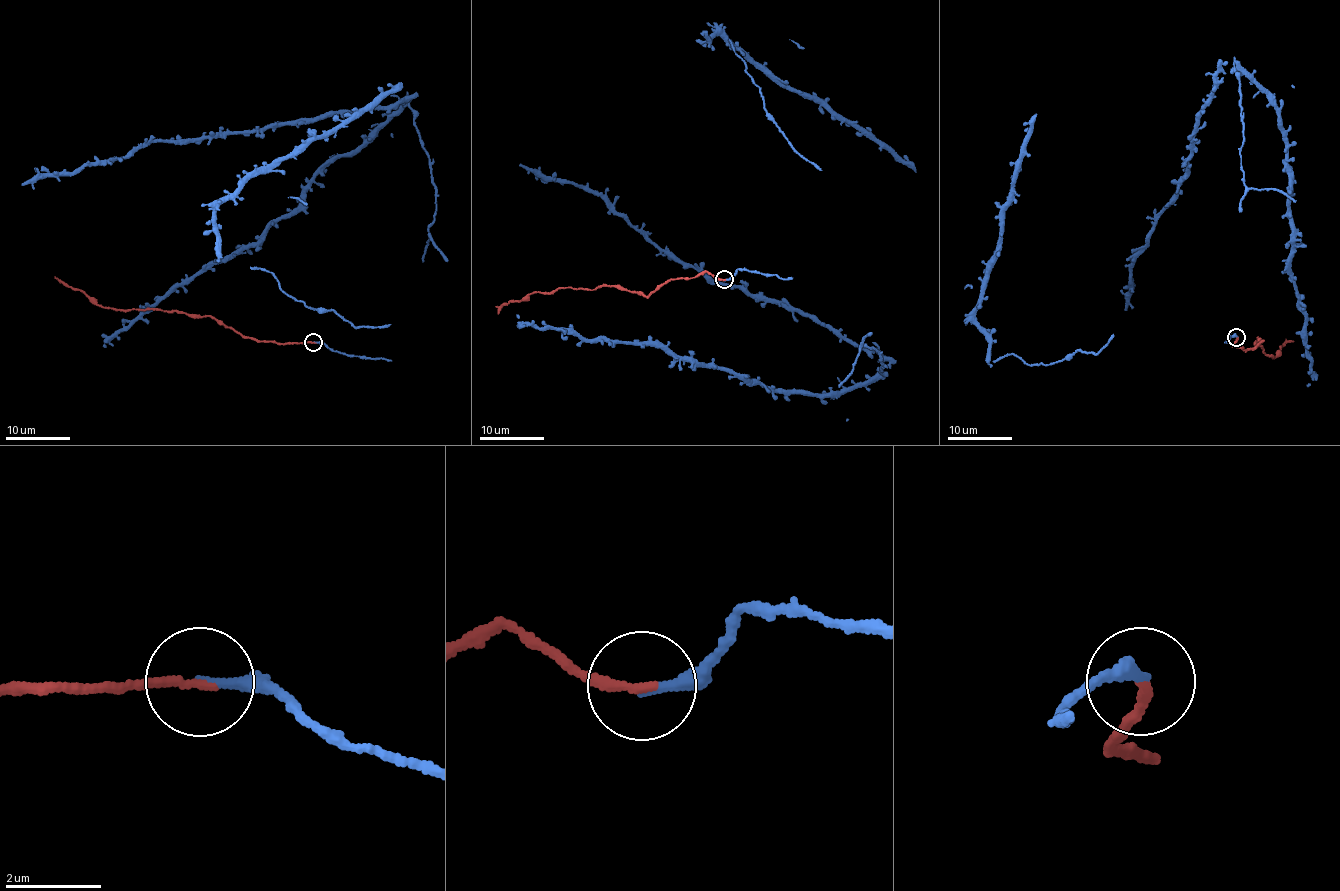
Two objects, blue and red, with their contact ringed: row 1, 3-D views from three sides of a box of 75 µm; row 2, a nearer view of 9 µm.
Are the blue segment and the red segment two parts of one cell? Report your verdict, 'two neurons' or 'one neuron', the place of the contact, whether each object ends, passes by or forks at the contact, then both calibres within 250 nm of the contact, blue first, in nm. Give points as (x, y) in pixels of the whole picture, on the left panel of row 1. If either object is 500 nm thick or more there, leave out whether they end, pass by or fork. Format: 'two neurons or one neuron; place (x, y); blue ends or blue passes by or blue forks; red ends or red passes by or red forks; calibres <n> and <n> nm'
one neuron; place (313, 342); blue ends; red ends; calibres 190 and 200 nm

